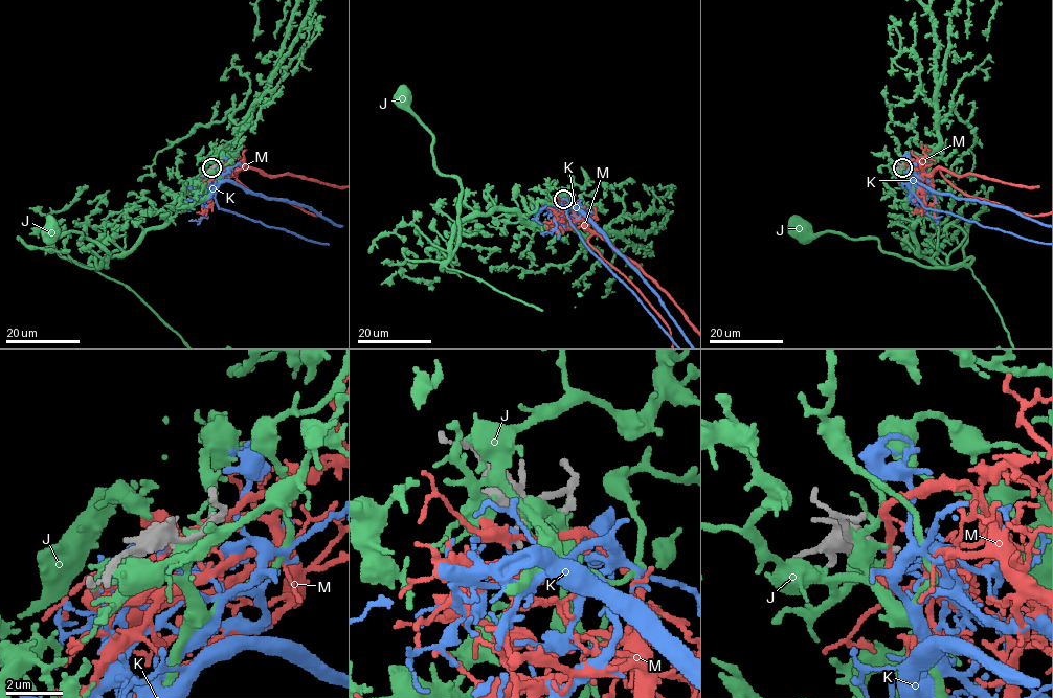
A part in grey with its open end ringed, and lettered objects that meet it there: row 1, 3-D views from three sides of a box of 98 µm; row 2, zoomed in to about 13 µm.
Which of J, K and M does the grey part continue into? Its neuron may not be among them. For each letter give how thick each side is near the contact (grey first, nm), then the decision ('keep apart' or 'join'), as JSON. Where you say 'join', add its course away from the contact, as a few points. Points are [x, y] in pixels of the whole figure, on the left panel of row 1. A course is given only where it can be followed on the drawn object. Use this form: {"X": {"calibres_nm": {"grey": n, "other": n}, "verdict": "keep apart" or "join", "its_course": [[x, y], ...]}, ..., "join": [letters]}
{"J": {"calibres_nm": {"grey": 600, "other": 380}, "verdict": "keep apart"}, "K": {"calibres_nm": {"grey": 240, "other": 110}, "verdict": "keep apart"}, "M": {"calibres_nm": {"grey": 220, "other": 220}, "verdict": "keep apart"}, "join": []}

